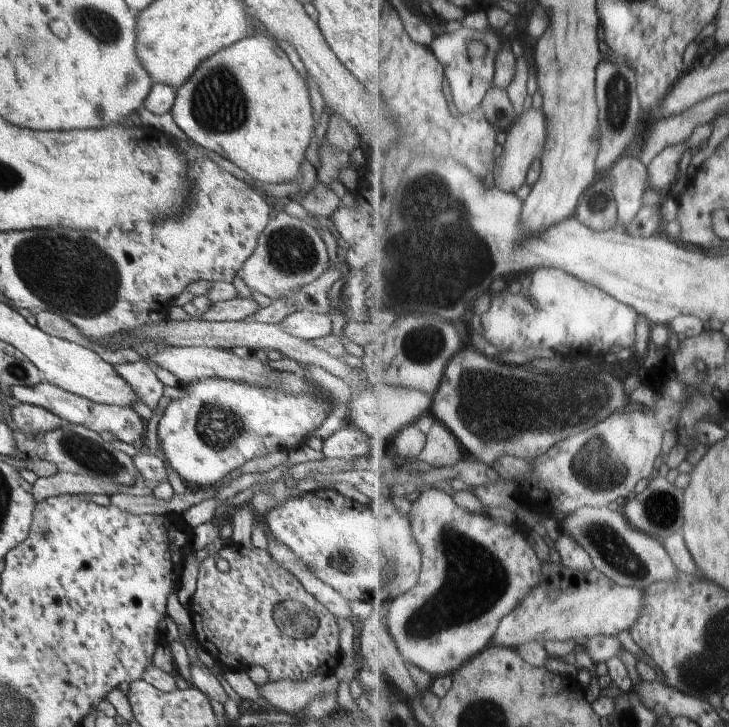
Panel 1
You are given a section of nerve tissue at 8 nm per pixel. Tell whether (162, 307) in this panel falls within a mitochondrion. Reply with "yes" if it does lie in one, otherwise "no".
no

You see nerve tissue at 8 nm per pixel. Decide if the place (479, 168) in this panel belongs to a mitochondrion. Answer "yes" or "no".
no

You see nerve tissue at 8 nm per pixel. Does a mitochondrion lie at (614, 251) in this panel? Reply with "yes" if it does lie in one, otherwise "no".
no

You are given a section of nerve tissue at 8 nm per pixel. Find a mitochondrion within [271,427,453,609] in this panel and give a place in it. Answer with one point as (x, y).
(341, 560)

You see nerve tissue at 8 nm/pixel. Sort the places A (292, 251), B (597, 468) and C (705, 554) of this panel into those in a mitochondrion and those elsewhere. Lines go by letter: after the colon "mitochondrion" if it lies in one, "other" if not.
A: mitochondrion
B: mitochondrion
C: other

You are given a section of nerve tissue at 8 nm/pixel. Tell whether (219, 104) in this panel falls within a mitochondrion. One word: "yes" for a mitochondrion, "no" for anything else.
yes

